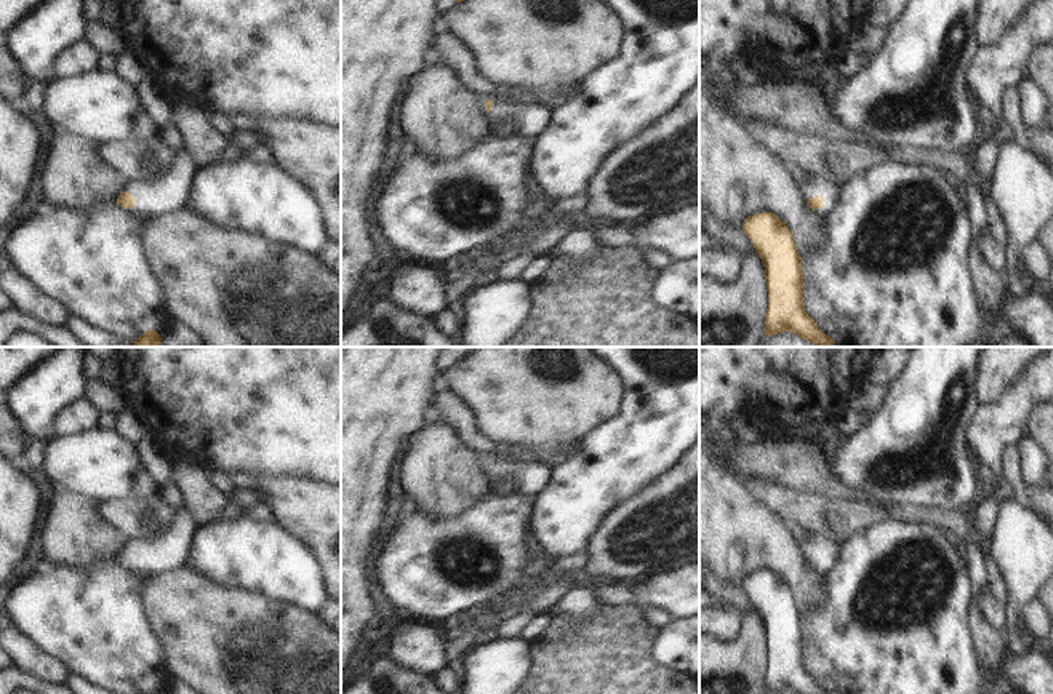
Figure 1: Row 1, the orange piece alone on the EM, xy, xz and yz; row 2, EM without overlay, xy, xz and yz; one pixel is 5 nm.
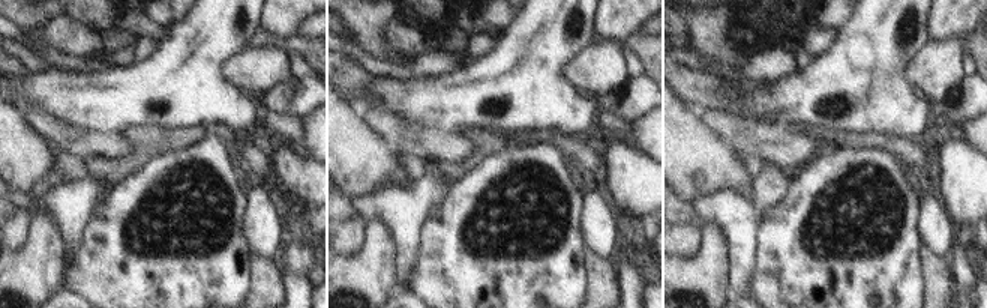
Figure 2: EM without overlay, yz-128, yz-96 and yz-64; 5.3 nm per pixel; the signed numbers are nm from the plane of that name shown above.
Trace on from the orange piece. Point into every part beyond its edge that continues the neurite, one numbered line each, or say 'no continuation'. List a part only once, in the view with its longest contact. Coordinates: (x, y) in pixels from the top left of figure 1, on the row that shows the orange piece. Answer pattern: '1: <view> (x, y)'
1: yz (815, 184)

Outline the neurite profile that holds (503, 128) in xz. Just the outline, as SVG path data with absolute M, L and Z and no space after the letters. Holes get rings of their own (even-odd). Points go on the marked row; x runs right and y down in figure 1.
M509 118L498 123L488 120L486 126L488 126L488 134L491 136L506 138L517 134Z

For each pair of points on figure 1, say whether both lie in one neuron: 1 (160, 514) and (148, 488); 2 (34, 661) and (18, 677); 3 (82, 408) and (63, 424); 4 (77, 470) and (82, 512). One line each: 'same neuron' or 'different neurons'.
1: different neurons
2: different neurons
3: same neuron
4: different neurons

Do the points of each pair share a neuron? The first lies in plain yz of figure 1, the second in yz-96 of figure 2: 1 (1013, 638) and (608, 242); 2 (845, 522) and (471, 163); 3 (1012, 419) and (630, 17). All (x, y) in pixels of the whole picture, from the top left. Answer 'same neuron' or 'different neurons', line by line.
1: different neurons
2: different neurons
3: different neurons

